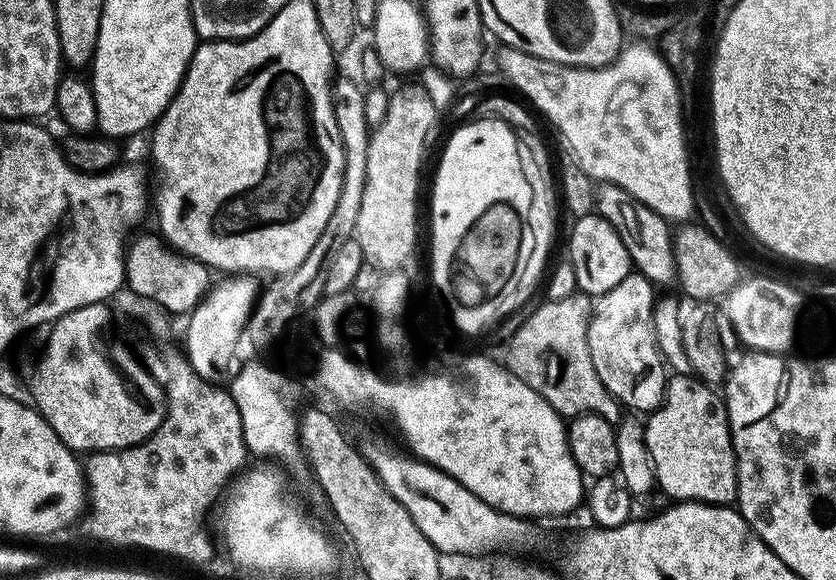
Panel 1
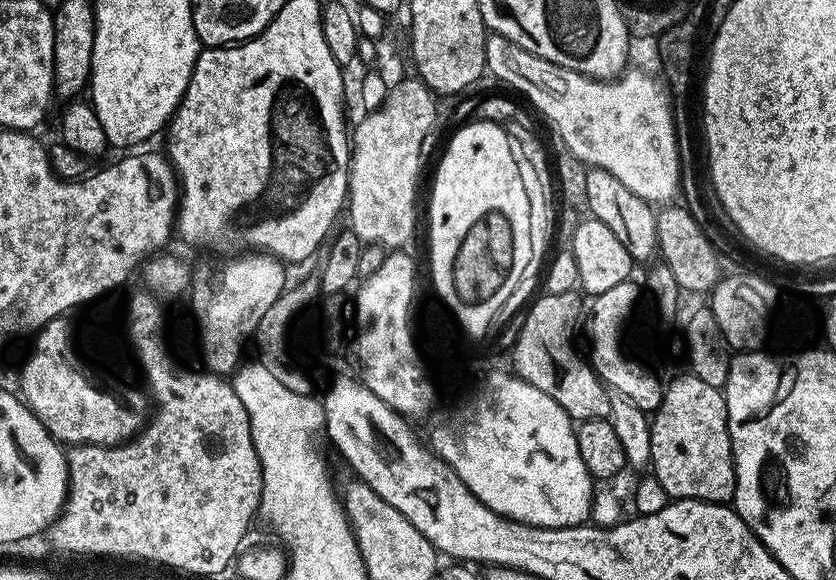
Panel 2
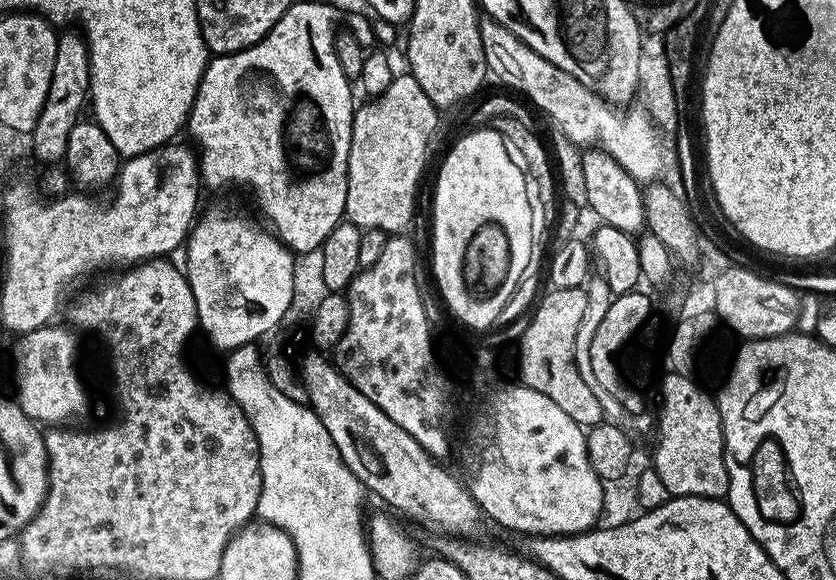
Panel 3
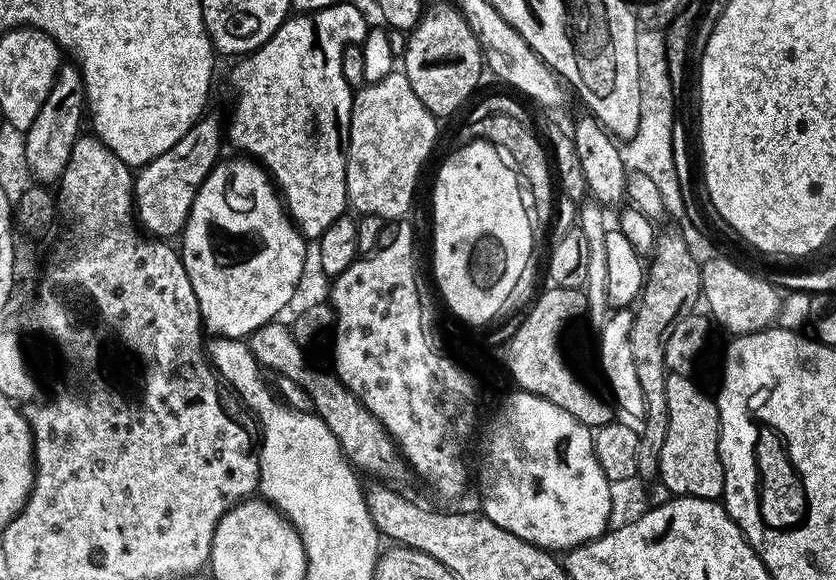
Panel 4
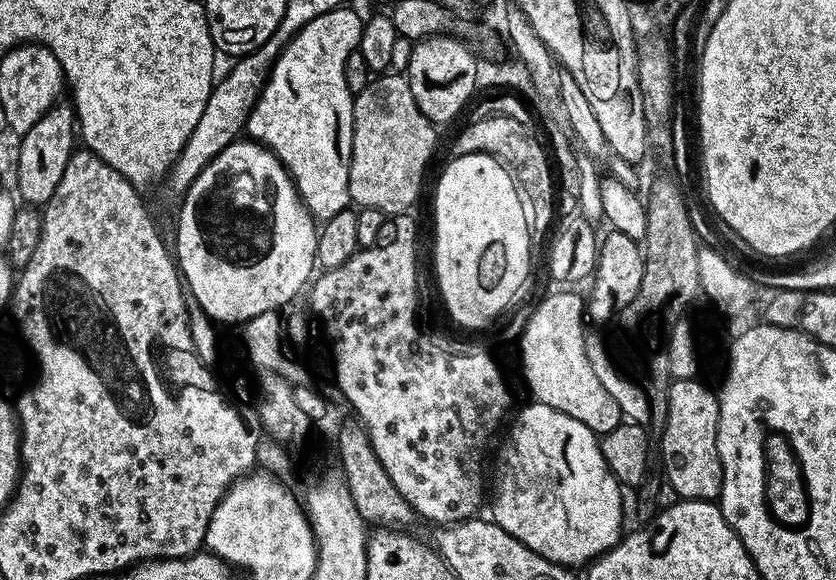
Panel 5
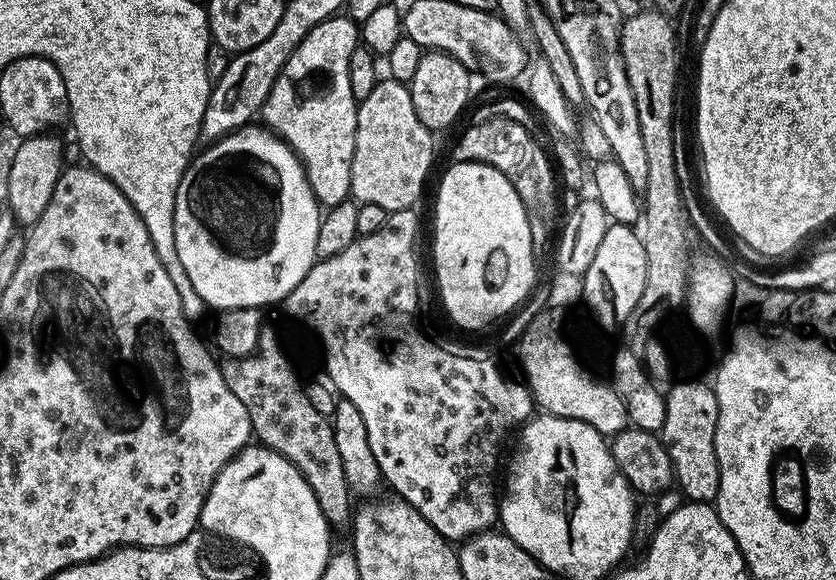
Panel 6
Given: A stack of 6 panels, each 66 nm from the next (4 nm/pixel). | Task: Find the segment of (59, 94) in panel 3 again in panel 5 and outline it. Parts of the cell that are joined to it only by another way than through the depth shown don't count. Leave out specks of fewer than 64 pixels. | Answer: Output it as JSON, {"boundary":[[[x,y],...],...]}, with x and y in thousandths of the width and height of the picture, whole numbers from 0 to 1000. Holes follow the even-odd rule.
{"boundary":[[[68,176],[50,197],[50,203],[45,203],[45,210],[41,210],[41,217],[36,217],[33,228],[25,233],[19,331],[30,353],[51,355],[62,340],[89,260],[86,234],[89,241],[92,228],[91,195],[85,178]]]}

